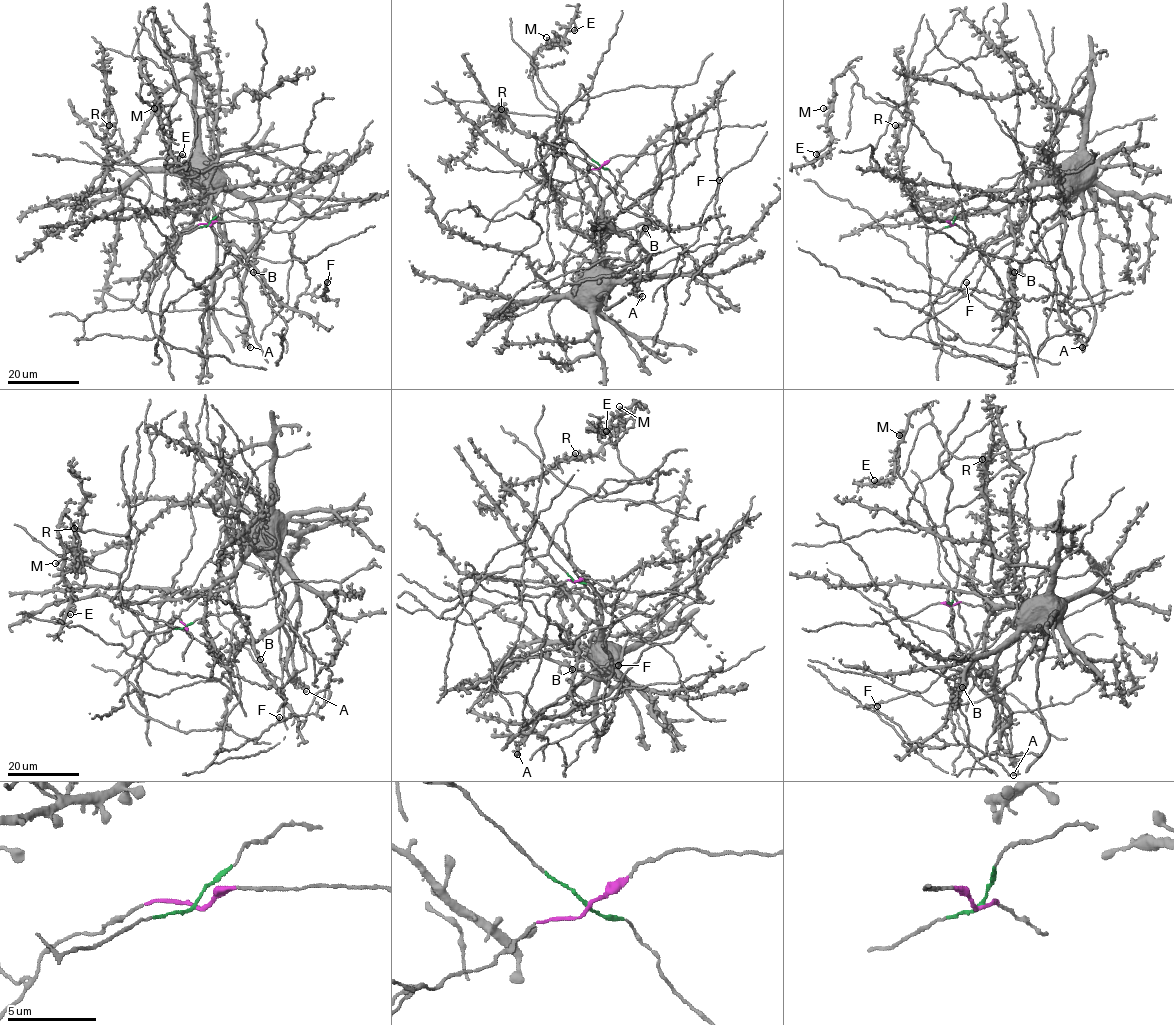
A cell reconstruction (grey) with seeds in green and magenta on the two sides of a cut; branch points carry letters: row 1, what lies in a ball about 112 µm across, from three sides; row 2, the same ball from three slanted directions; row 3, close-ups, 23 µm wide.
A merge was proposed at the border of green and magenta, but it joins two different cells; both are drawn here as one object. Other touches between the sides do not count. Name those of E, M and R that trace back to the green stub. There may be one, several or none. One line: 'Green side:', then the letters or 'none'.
Green side: E, M, R

